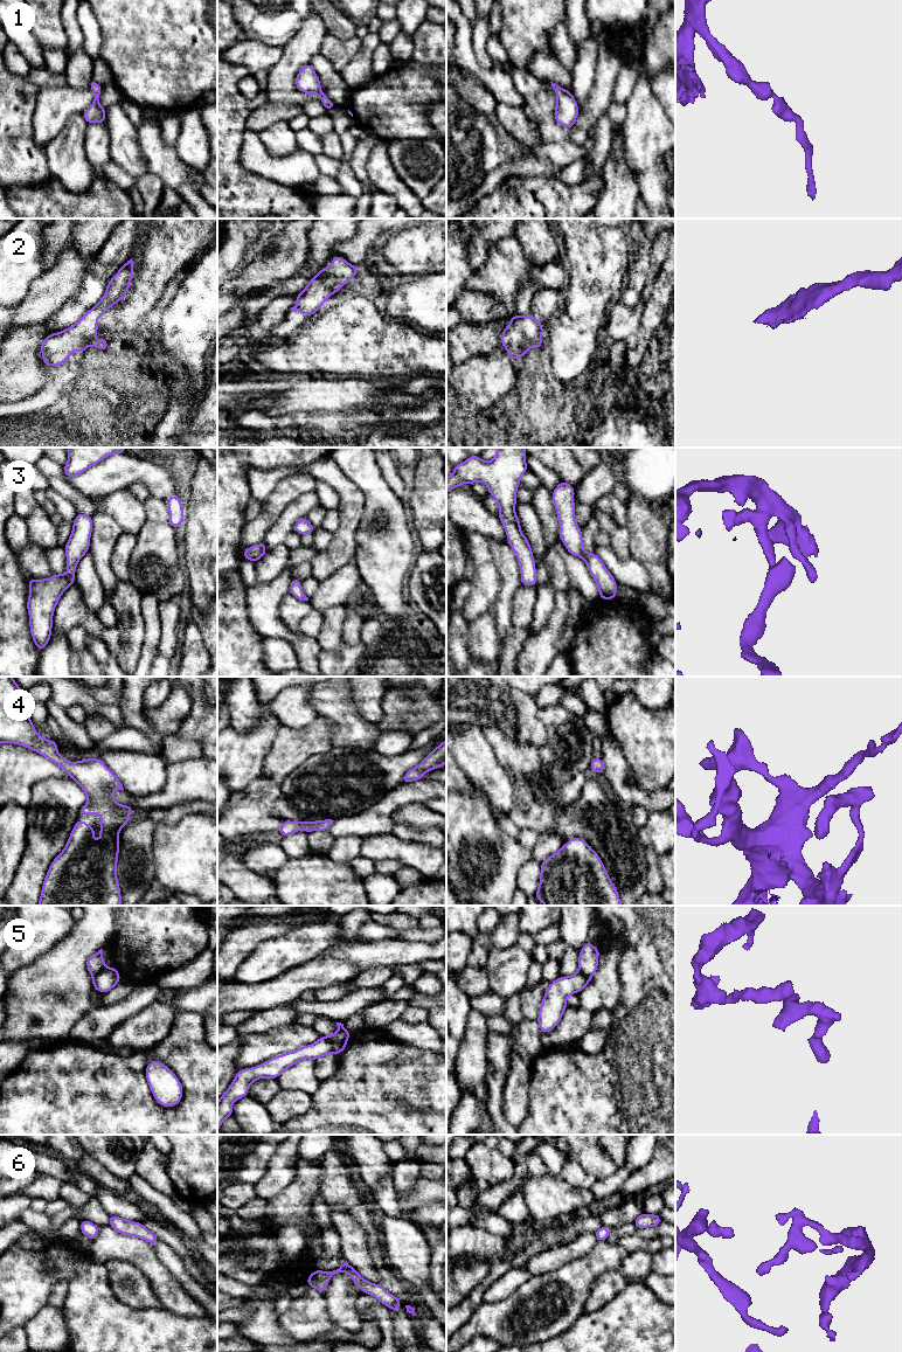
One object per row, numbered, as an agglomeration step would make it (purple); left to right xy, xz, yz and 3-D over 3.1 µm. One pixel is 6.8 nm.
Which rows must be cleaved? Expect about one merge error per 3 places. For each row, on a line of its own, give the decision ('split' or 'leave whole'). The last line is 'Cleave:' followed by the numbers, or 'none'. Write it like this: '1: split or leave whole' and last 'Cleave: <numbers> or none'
1: leave whole
2: leave whole
3: leave whole
4: leave whole
5: split
6: leave whole
Cleave: 5

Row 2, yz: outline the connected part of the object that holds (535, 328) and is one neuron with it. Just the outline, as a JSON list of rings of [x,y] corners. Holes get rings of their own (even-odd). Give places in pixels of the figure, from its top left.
[[[532,313],[526,317],[515,314],[501,333],[501,344],[512,361],[521,359],[530,347],[542,347],[543,326]]]

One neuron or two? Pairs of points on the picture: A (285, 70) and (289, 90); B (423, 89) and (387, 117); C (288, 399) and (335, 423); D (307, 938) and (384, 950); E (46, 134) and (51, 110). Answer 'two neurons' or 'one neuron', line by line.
A: one neuron
B: one neuron
C: two neurons
D: two neurons
E: one neuron

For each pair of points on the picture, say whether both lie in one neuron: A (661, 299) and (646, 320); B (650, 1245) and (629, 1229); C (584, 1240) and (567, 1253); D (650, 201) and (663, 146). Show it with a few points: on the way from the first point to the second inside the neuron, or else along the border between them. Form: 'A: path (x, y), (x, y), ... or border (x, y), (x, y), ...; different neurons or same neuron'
A: path (658, 304), (657, 310), (651, 316); same neuron
B: border (636, 1233), (618, 1239); different neurons
C: path (580, 1245), (571, 1250); same neuron
D: path (653, 187), (653, 160); same neuron

